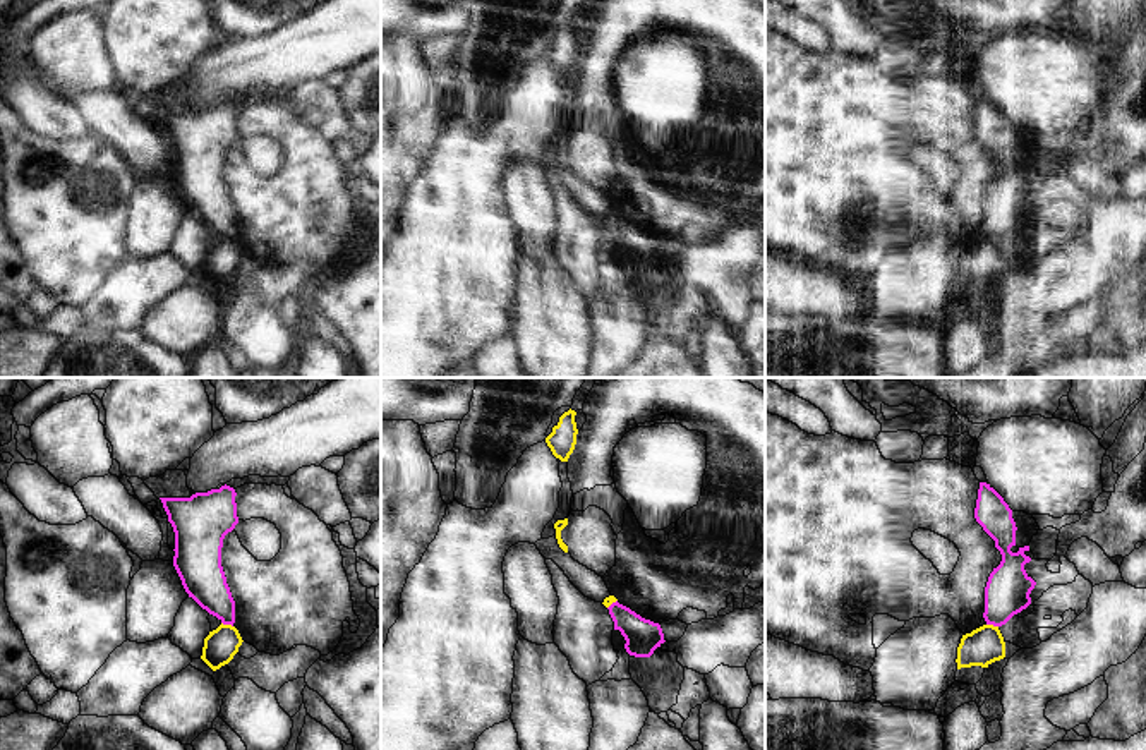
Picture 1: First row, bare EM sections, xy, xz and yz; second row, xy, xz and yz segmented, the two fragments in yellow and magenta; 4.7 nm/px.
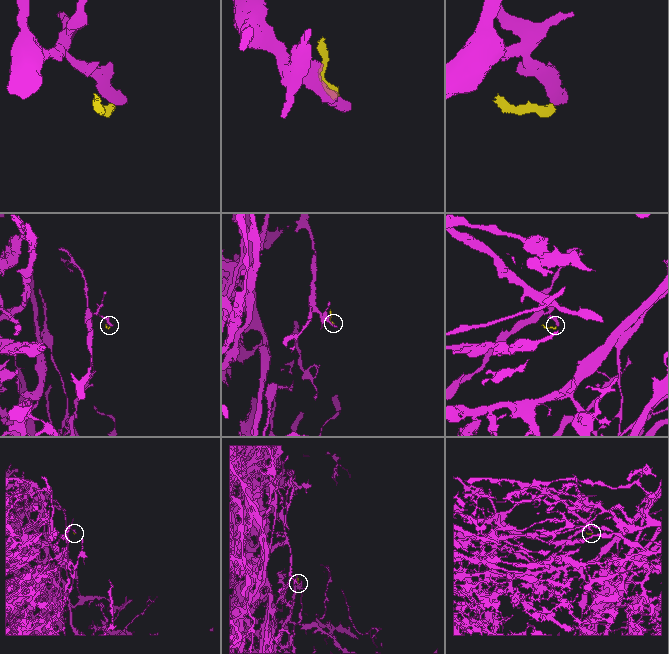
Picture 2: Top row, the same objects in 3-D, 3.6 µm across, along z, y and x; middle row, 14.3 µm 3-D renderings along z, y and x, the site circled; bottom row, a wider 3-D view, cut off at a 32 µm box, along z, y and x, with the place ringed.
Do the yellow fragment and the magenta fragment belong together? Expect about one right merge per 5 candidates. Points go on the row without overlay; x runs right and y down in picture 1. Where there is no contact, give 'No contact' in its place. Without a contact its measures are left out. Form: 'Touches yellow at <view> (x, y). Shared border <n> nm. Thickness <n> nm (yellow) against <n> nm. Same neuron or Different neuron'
Touches yellow at xy (227, 241). Shared border 60 nm. Thickness 160 nm (yellow) against 200 nm. Different neuron

